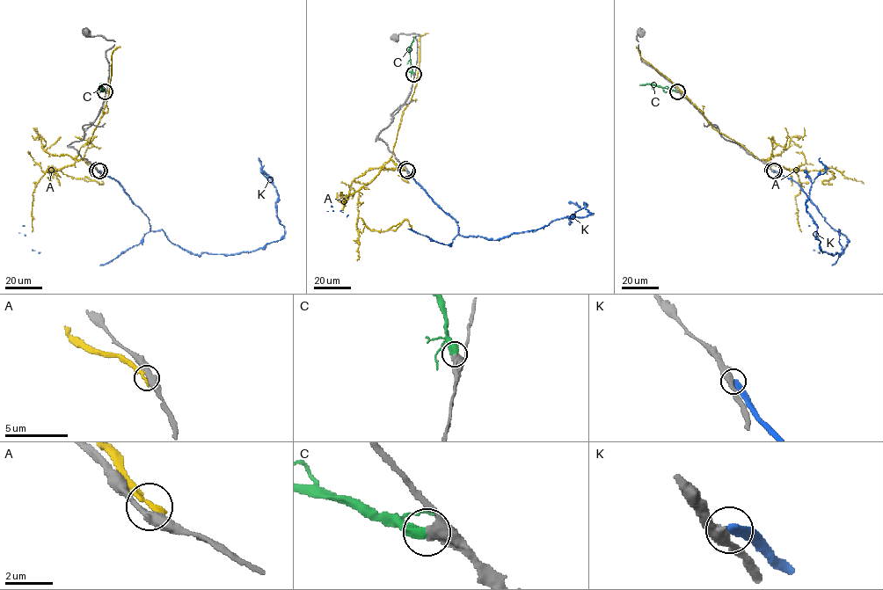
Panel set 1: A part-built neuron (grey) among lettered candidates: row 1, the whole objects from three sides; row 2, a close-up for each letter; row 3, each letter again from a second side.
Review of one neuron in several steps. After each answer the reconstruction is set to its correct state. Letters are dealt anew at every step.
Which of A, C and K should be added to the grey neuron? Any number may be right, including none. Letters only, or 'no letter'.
C

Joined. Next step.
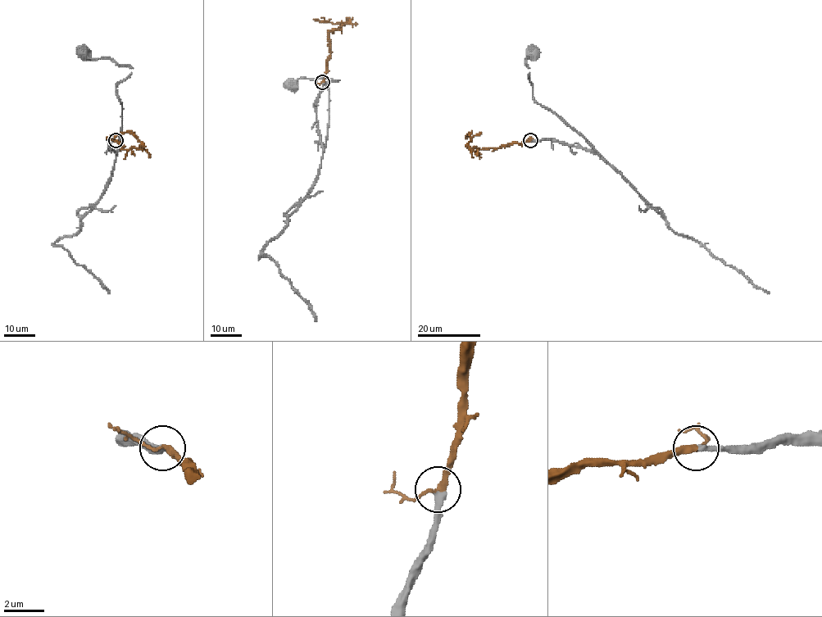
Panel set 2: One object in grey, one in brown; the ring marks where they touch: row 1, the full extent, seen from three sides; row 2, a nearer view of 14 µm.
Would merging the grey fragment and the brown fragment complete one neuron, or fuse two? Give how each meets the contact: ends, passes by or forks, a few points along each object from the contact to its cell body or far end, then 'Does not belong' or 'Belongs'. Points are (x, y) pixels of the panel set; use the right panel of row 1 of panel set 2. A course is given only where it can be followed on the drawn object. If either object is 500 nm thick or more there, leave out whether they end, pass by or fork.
At the ring grey ends. At the ring brown passes by. Course of grey: (530, 140), (560, 141), (595, 151), (580, 134), (533, 99), (529, 68), (525, 64), (526, 59), (533, 55). Course of brown: (530, 140), (478, 150), (467, 143), (471, 132), (467, 138). Belongs

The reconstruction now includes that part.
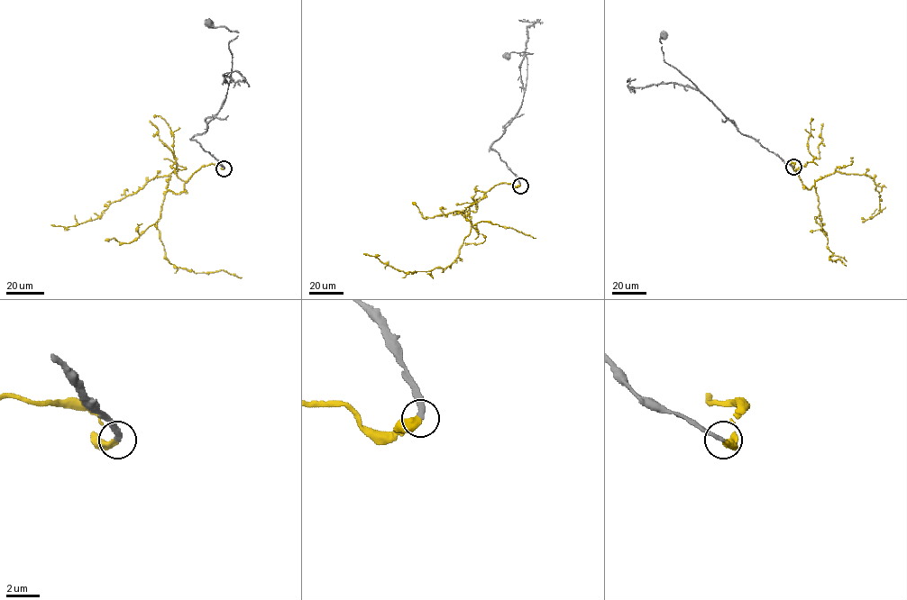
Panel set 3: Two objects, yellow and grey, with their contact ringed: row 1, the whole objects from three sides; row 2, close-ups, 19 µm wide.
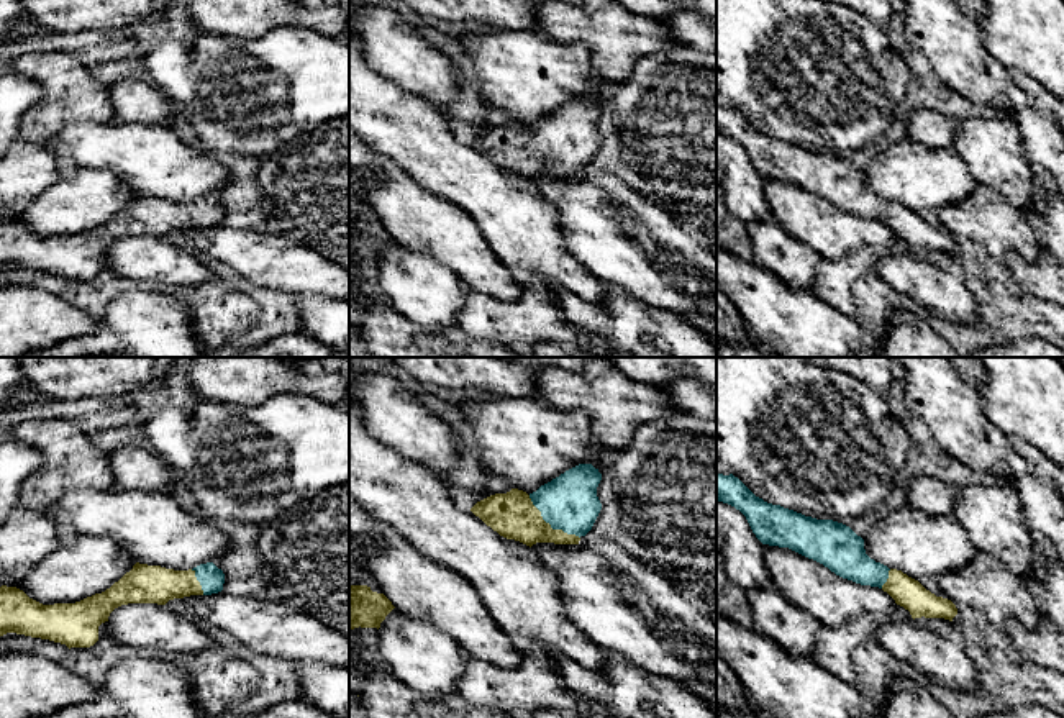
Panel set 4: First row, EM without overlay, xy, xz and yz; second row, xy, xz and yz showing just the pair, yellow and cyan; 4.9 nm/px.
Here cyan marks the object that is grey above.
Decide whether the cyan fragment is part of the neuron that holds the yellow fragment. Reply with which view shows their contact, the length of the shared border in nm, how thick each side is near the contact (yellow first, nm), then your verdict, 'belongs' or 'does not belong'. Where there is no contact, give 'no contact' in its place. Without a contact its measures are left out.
xz | 340 nm | 220/280 nm | belongs

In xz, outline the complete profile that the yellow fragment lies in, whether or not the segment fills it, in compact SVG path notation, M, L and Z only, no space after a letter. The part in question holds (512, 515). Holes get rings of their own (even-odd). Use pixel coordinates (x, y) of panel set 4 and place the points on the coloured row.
M579 464L530 495L512 489L507 493L495 493L477 502L471 511L500 536L530 548L536 543L579 544L580 538L592 529L602 510L597 497L600 480L598 469L592 464Z

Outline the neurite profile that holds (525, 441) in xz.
M538 398L467 400L457 407L480 466L487 474L503 477L512 489L530 495L579 464L592 464L600 474L608 467L602 457L603 444L582 410L551 408Z

